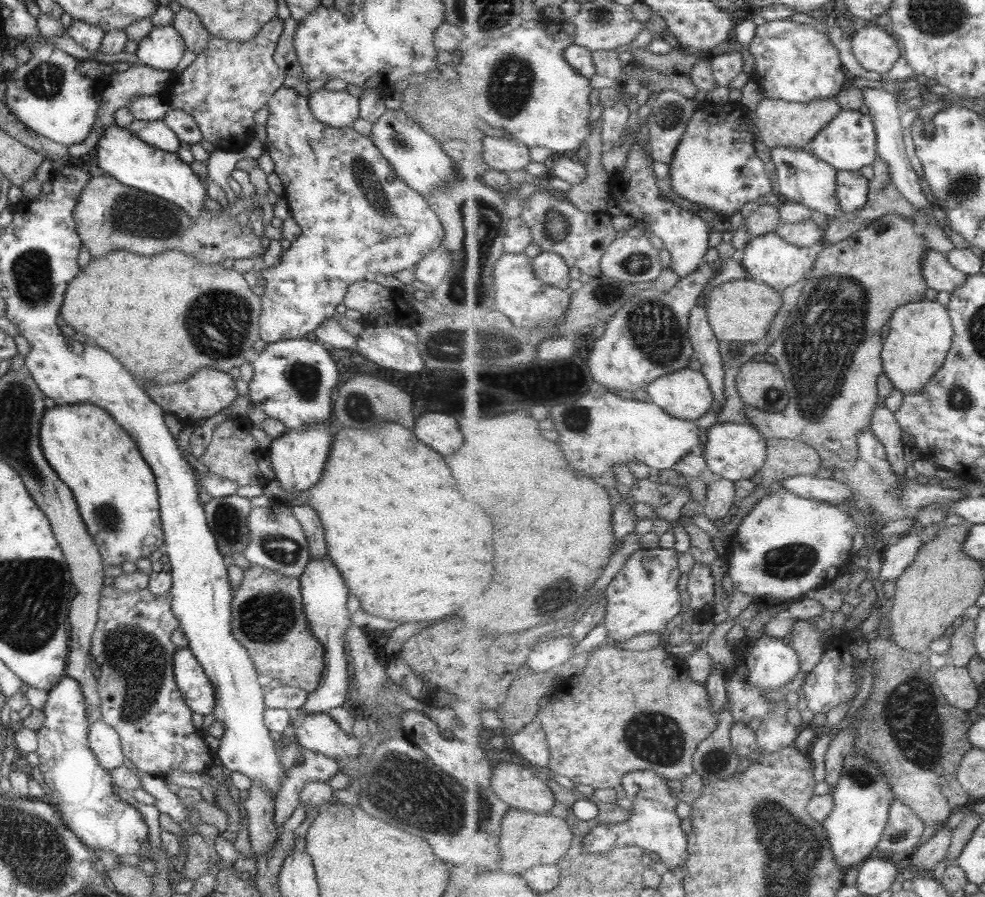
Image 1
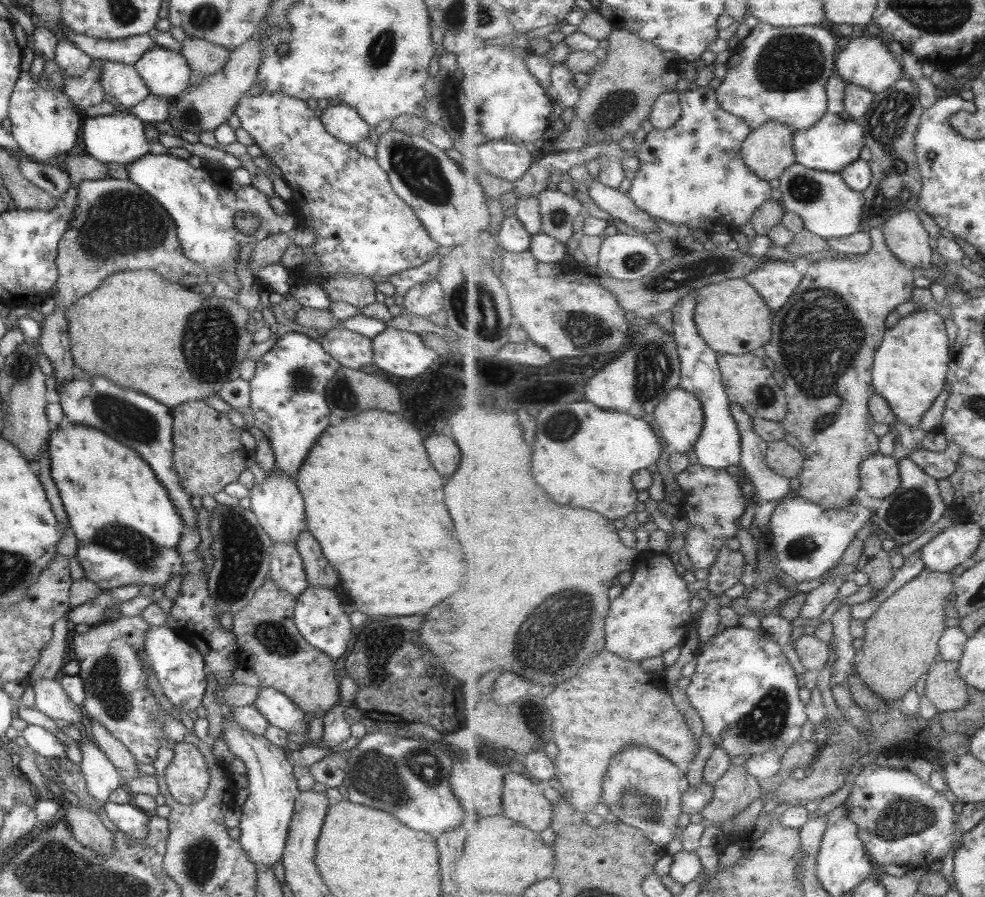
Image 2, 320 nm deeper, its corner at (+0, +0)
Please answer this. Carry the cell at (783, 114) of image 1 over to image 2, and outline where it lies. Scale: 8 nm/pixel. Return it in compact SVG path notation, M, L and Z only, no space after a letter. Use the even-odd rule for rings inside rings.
M770 120L767 124L752 130L752 134L742 144L745 164L763 180L775 180L783 176L783 173L796 163L795 132L788 124Z

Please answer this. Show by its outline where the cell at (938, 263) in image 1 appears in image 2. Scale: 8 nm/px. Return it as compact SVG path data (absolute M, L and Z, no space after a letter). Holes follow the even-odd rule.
M907 210L893 215L881 229L888 247L911 268L921 270L933 266L931 248L934 238L927 234L915 211Z

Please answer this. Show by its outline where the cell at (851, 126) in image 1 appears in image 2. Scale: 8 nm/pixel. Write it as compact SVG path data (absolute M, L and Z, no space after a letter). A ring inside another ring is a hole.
M827 111L815 126L795 132L794 144L797 163L807 168L840 173L861 158L861 150L866 145L865 131L858 122L844 120L839 114Z

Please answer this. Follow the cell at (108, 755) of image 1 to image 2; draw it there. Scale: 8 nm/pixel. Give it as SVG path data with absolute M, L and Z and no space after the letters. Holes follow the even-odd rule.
M79 742L78 748L81 753L80 771L86 791L94 800L106 805L111 792L123 785L123 778L93 742Z

